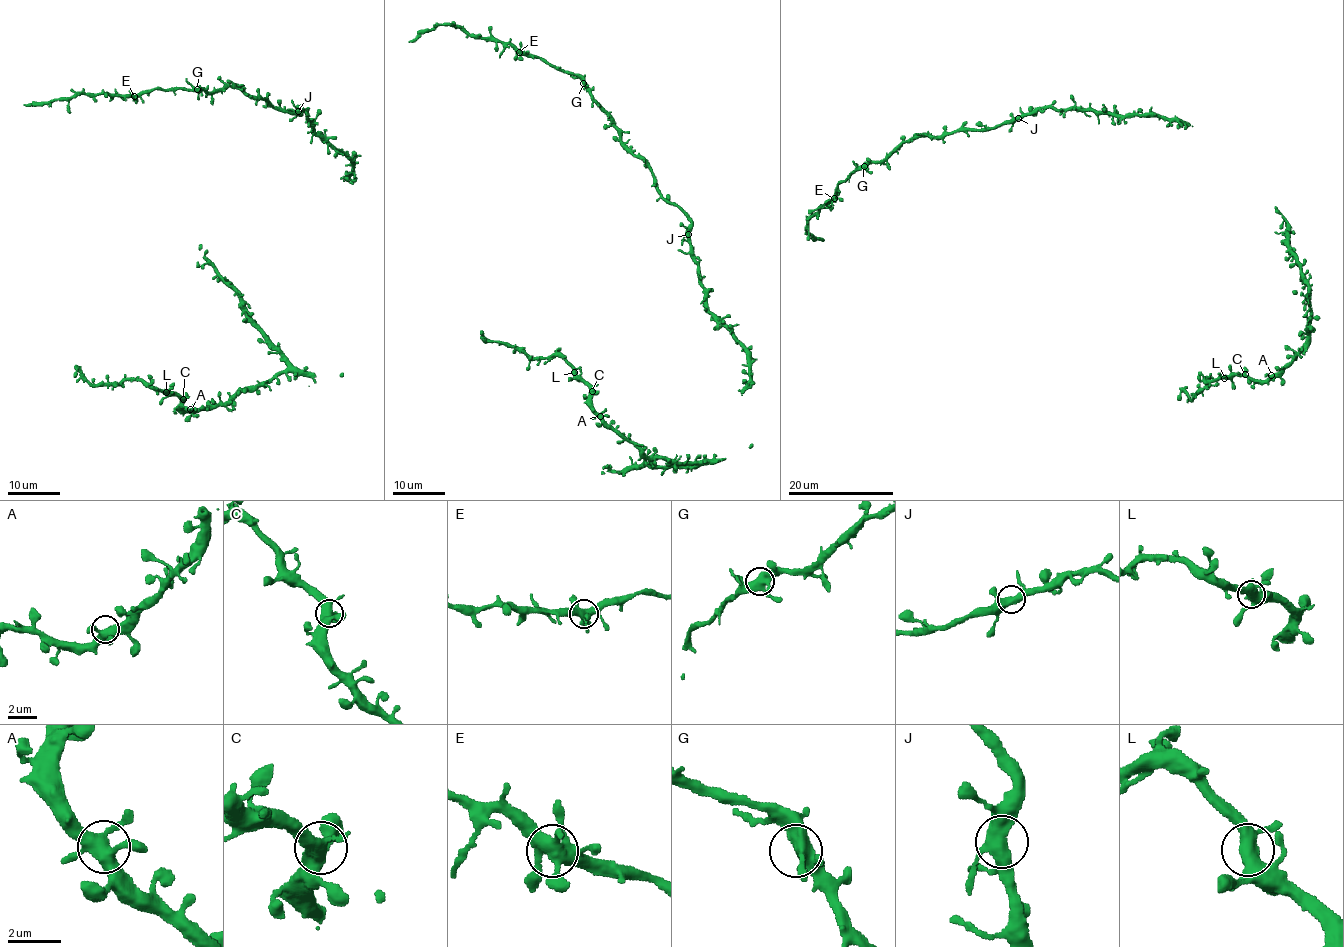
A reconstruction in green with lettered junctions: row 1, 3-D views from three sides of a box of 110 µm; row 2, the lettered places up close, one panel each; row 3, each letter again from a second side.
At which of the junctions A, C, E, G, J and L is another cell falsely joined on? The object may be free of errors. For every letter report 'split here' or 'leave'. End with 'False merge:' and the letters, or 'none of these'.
A: leave
C: leave
E: leave
G: leave
J: leave
L: leave
False merge: none of these

